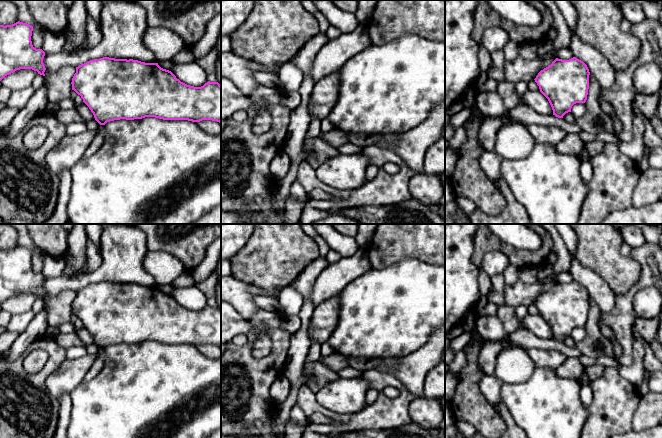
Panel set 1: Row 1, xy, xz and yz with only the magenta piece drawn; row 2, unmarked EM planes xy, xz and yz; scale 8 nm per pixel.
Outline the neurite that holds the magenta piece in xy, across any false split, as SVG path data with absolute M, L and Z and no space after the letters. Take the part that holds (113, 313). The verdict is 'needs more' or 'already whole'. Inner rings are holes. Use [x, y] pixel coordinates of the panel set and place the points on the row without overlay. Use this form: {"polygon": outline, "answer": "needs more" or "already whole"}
{"polygon": "M109 281L94 283L76 291L71 308L72 314L81 320L100 349L114 344L145 341L221 347L221 309L218 306L208 305L201 311L190 310L158 287Z", "answer": "already whole"}

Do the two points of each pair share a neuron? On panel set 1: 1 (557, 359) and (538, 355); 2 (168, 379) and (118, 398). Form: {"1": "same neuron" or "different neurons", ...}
{"1": "same neuron", "2": "same neuron"}

